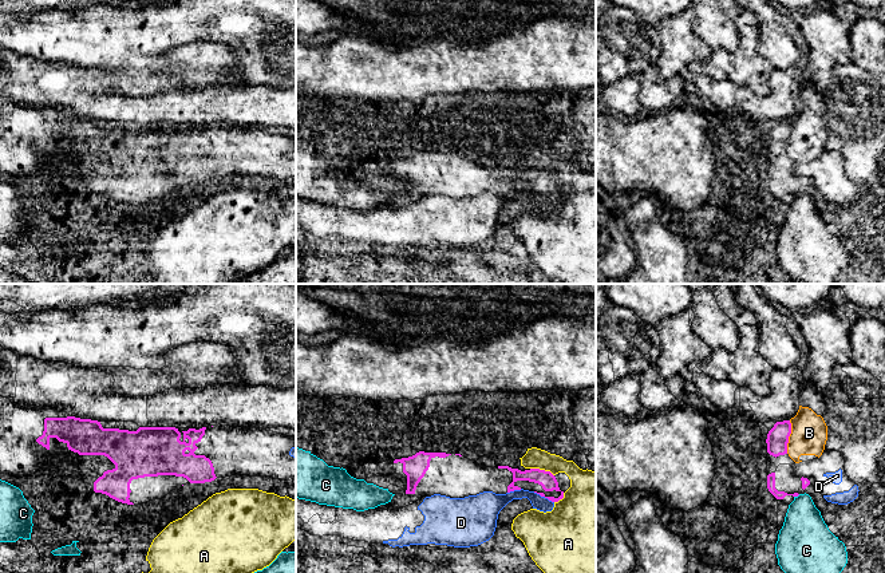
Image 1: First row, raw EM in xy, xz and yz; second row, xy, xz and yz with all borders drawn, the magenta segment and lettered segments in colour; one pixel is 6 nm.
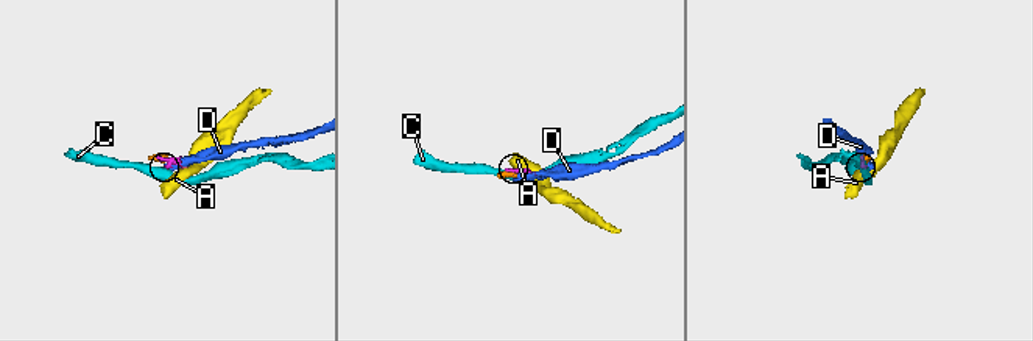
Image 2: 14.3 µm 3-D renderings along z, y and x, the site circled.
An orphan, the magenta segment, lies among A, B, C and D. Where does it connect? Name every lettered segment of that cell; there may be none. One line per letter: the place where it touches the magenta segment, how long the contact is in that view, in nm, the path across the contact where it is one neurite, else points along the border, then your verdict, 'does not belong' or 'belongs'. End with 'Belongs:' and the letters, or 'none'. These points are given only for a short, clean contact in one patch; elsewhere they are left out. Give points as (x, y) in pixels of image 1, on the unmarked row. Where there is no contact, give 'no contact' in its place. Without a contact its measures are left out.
A: contact xz (542, 170); length 150 nm; border xz (530, 168), (548, 170), (553, 176); does not belong
B: contact yz (789, 135); length 200 nm; does not belong
C: contact yz (797, 196); length 40 nm; border yz (799, 194), (794, 197); does not belong
D: contact xz (544, 196); length 140 nm; does not belong
Belongs: none

